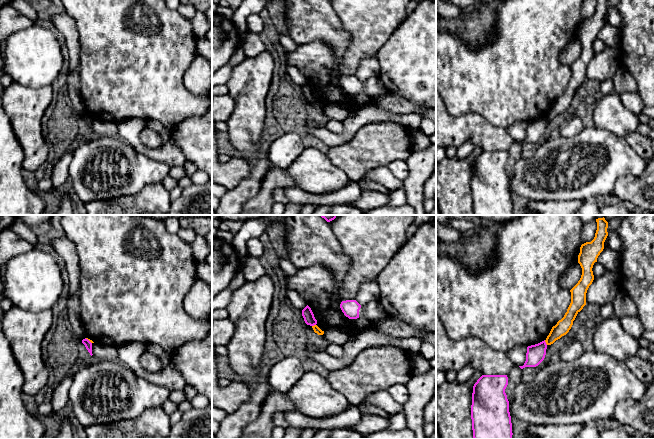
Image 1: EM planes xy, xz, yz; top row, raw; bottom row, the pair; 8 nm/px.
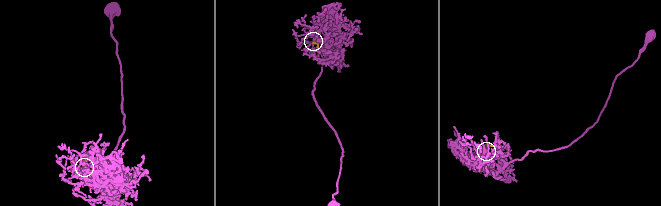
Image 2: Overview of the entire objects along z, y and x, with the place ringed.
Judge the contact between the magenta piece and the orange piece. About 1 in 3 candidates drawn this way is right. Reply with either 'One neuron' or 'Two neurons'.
Two neurons

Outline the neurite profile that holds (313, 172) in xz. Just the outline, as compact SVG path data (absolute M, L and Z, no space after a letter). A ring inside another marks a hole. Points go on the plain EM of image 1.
M306 148L286 171L300 189L313 194L338 191L352 183L331 163L326 153L315 148Z

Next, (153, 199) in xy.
M162 182L146 185L138 194L85 203L87 215L165 215L170 209L170 192Z

